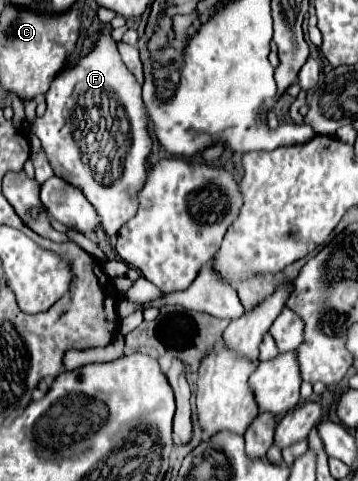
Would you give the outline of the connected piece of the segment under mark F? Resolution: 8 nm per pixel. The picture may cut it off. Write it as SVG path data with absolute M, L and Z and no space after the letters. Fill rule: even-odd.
M103 35L92 51L75 67L65 69L57 75L47 91L47 111L43 117L35 117L29 131L41 139L43 151L55 175L79 187L87 201L95 207L107 237L117 235L129 217L137 213L137 193L145 185L145 159L151 151L151 135L147 133L147 111L141 101L141 85L135 81L131 71L123 65L117 45L111 35Z

